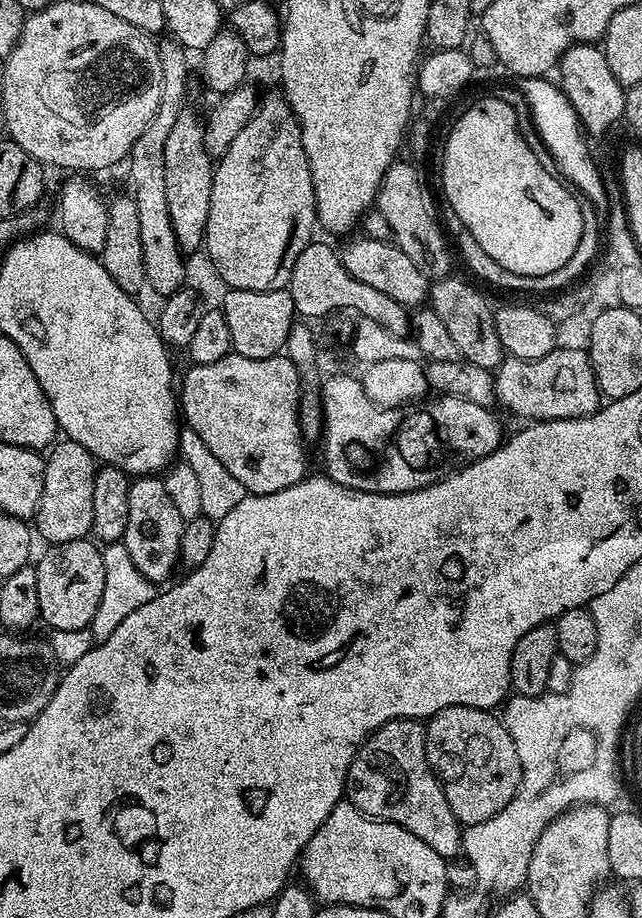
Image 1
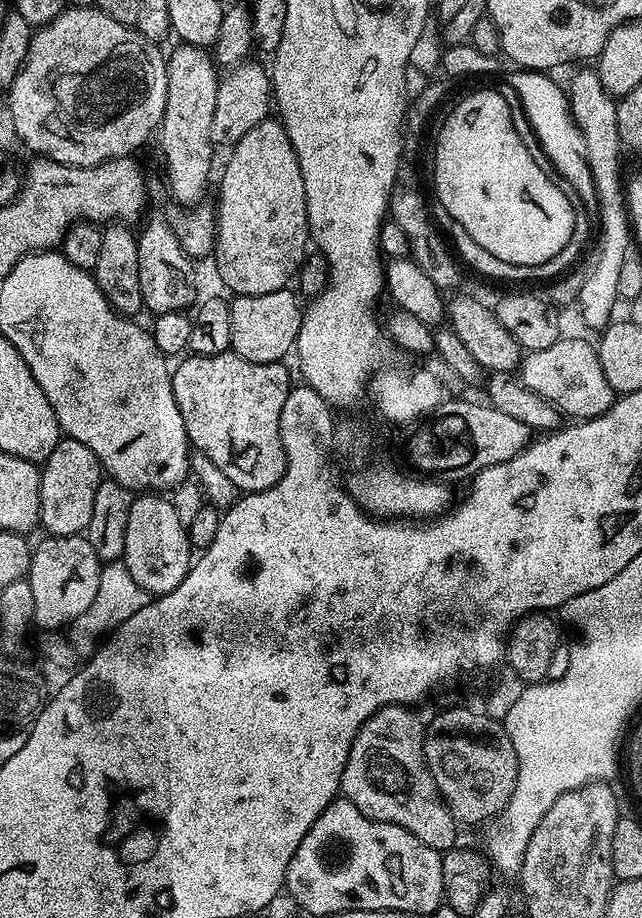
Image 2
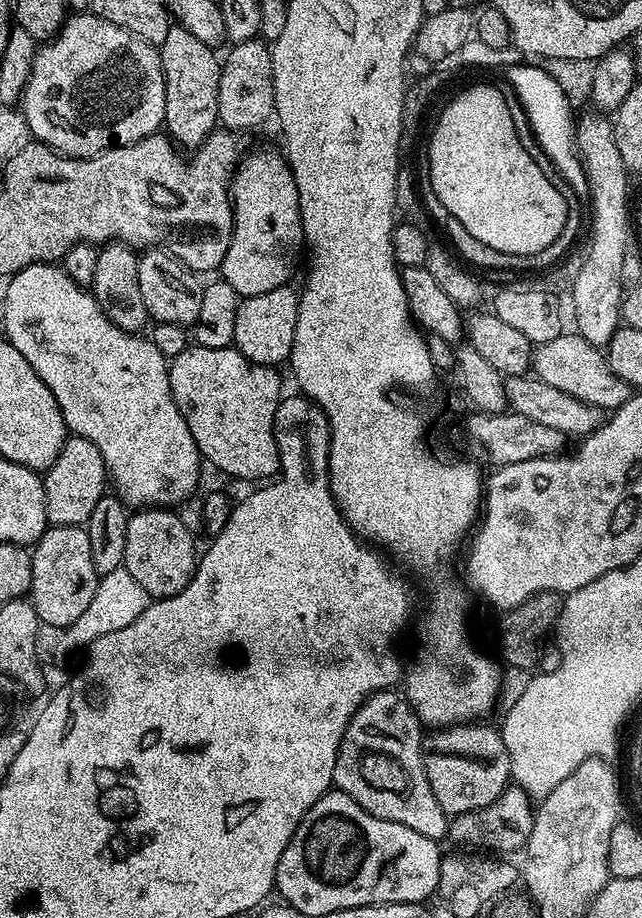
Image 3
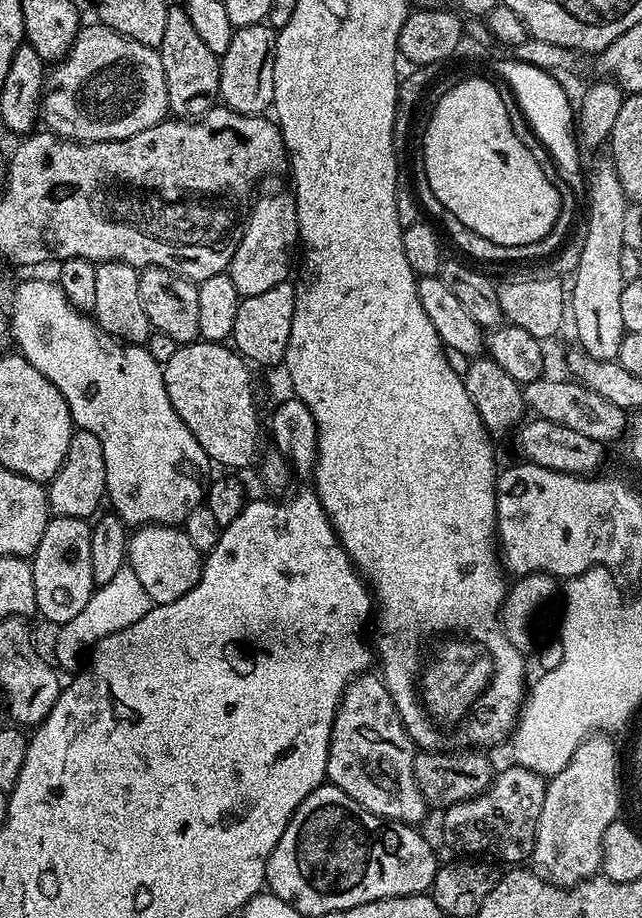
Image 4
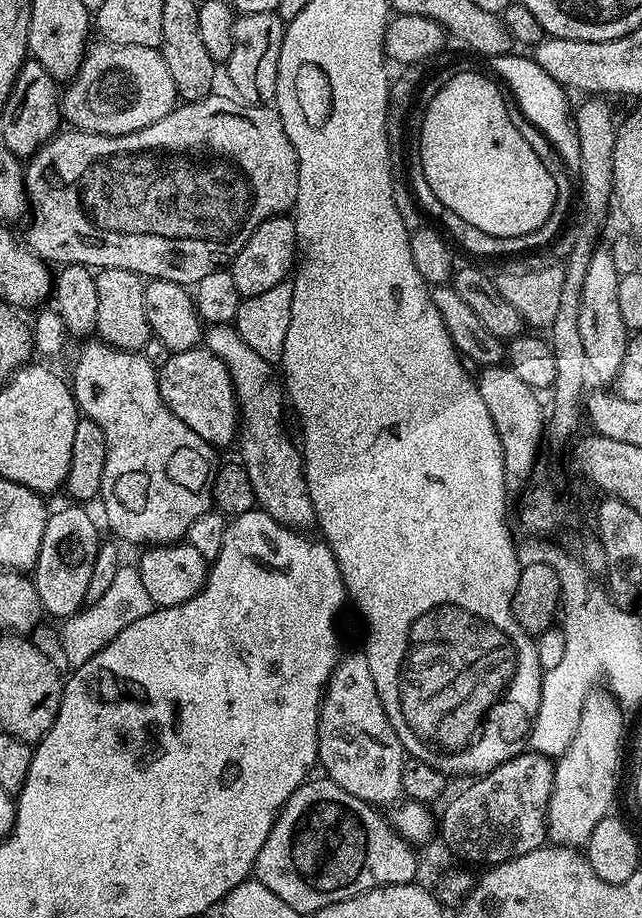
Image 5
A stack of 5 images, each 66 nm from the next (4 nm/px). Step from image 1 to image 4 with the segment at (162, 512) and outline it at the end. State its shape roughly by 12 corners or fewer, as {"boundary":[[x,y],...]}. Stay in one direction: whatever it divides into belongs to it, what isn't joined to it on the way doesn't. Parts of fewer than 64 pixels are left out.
{"boundary":[[142,524],[127,567],[153,605],[194,590],[202,554],[183,527]]}

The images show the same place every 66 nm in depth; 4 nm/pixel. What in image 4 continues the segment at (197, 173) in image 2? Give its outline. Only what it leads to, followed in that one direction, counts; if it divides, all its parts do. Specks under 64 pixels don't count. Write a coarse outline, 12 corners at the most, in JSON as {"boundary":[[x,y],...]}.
{"boundary":[[183,6],[158,51],[169,113],[199,118],[220,95],[220,57]]}

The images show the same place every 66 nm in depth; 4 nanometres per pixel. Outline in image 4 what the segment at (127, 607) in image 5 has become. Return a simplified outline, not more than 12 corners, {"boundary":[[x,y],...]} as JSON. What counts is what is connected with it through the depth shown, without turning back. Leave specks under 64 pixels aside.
{"boundary":[[127,566],[59,625],[55,667],[68,674],[102,638],[153,607]]}

